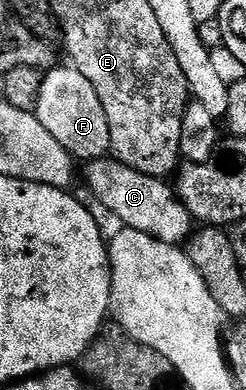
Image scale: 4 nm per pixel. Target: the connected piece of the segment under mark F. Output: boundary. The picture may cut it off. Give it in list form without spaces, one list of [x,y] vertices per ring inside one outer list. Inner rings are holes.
[[[57,67],[44,73],[42,95],[38,99],[35,115],[42,127],[46,127],[46,131],[50,131],[50,135],[54,135],[54,139],[58,139],[58,143],[62,143],[73,158],[80,160],[81,157],[84,163],[101,160],[112,147],[110,123],[106,123],[102,99],[98,99],[98,91],[94,91],[86,75],[74,67],[67,68]]]

